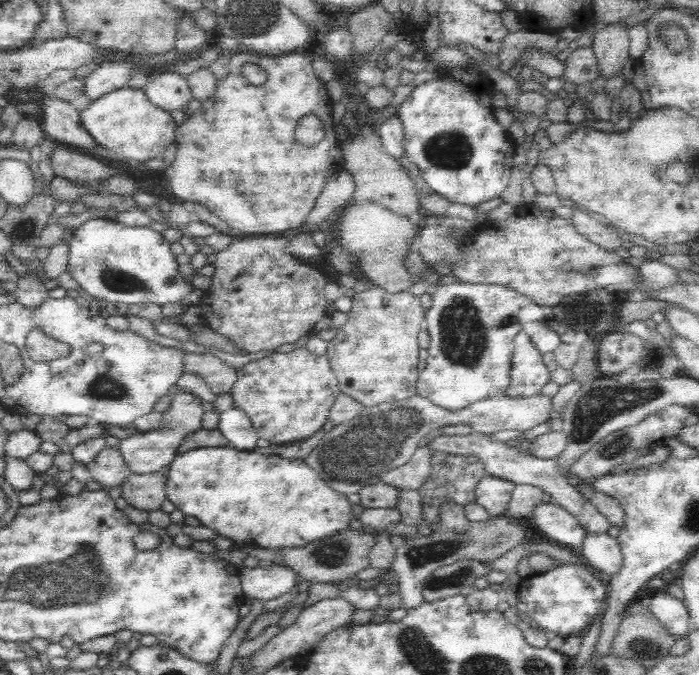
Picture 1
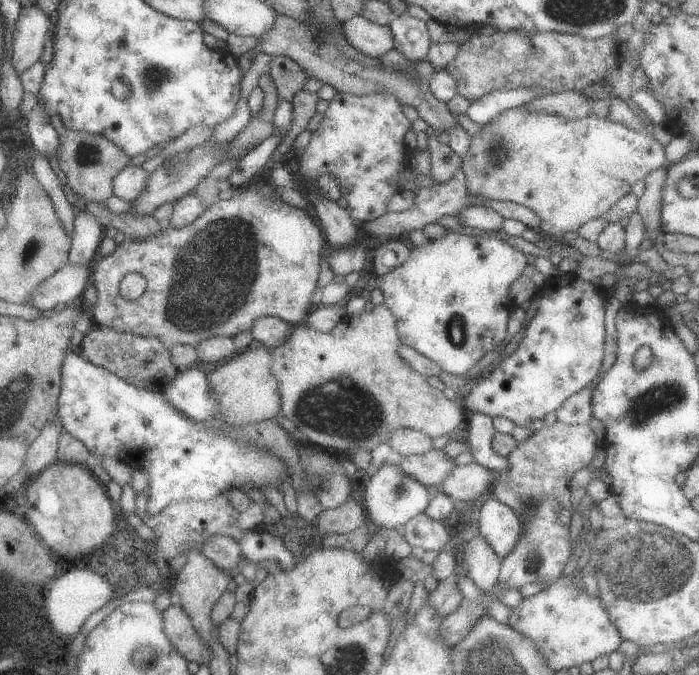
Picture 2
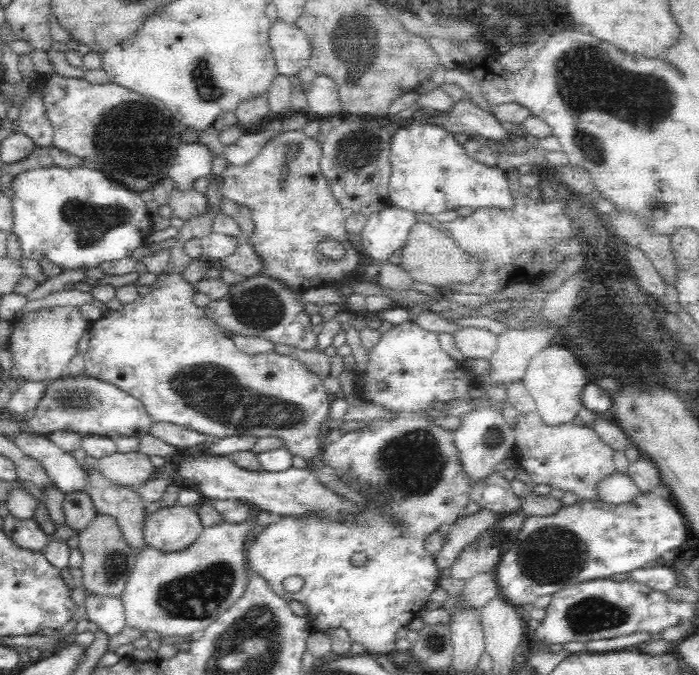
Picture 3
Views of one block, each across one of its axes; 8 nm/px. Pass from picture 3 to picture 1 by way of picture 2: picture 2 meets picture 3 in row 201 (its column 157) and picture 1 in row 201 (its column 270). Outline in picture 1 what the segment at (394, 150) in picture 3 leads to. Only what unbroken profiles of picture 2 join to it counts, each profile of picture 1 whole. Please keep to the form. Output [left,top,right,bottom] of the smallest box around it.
[397,60,516,206]

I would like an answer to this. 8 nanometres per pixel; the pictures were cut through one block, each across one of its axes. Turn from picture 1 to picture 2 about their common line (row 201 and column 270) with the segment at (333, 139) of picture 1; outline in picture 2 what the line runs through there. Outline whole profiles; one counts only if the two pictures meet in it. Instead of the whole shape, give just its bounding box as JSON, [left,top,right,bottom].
[90,180,325,349]

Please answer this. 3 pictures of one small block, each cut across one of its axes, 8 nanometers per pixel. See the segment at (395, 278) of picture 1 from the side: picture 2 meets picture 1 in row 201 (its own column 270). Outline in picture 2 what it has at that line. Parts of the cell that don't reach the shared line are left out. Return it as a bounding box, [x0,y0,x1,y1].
[268,303,463,452]

